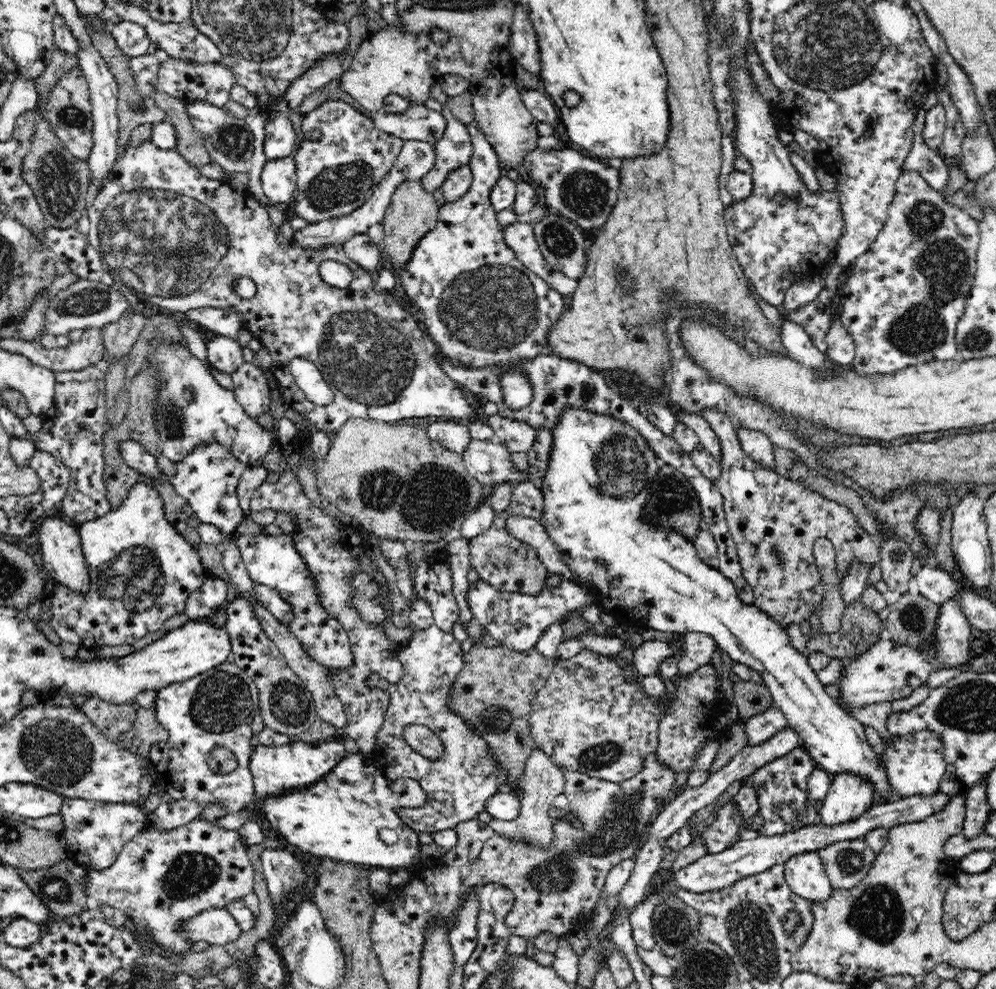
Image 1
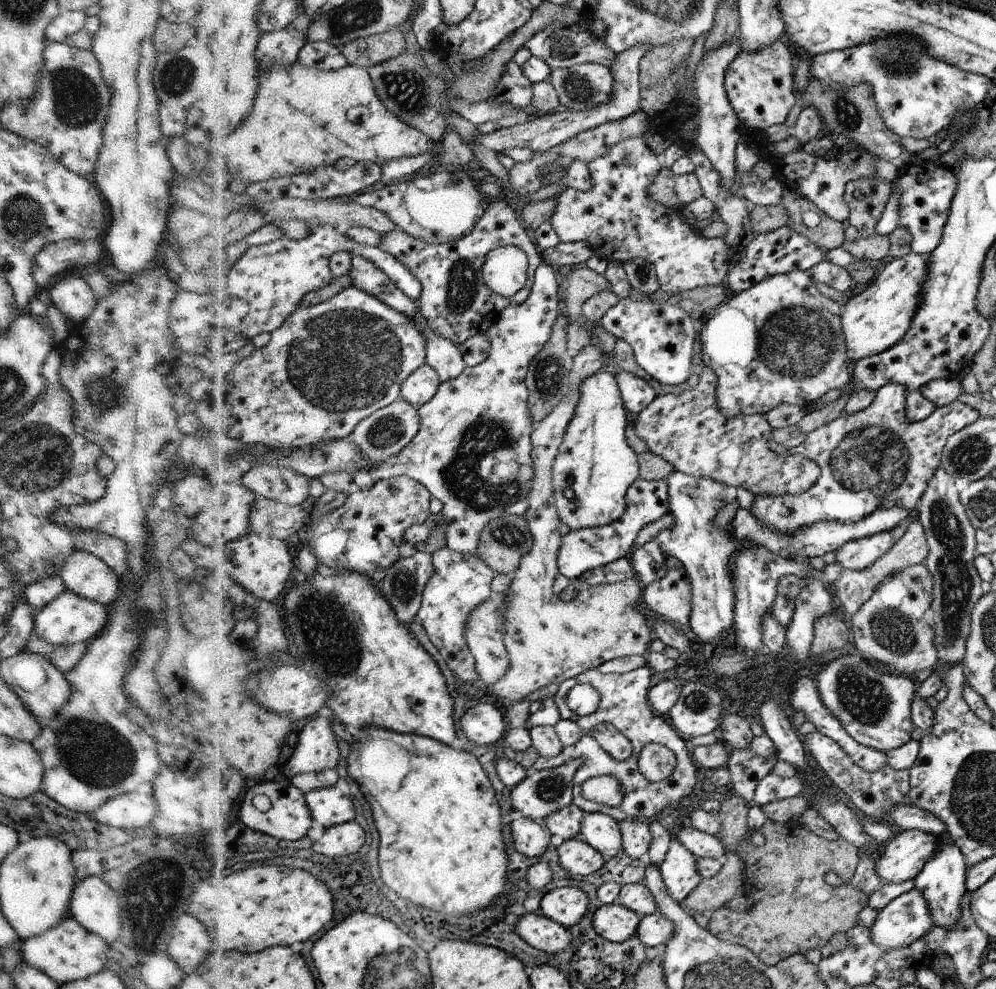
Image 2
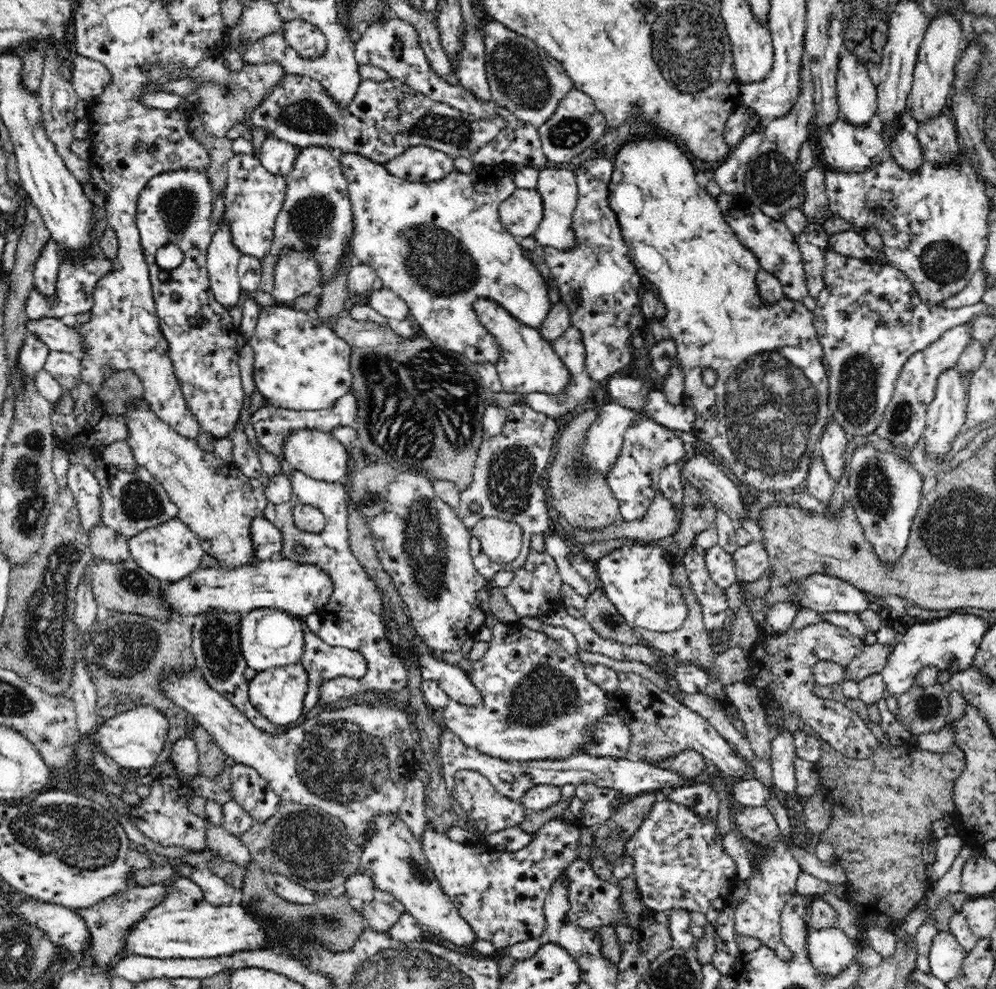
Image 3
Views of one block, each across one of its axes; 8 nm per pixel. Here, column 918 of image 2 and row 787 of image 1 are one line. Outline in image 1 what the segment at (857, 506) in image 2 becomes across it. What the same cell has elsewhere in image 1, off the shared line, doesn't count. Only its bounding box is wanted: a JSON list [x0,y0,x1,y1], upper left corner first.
[369,624,508,835]

